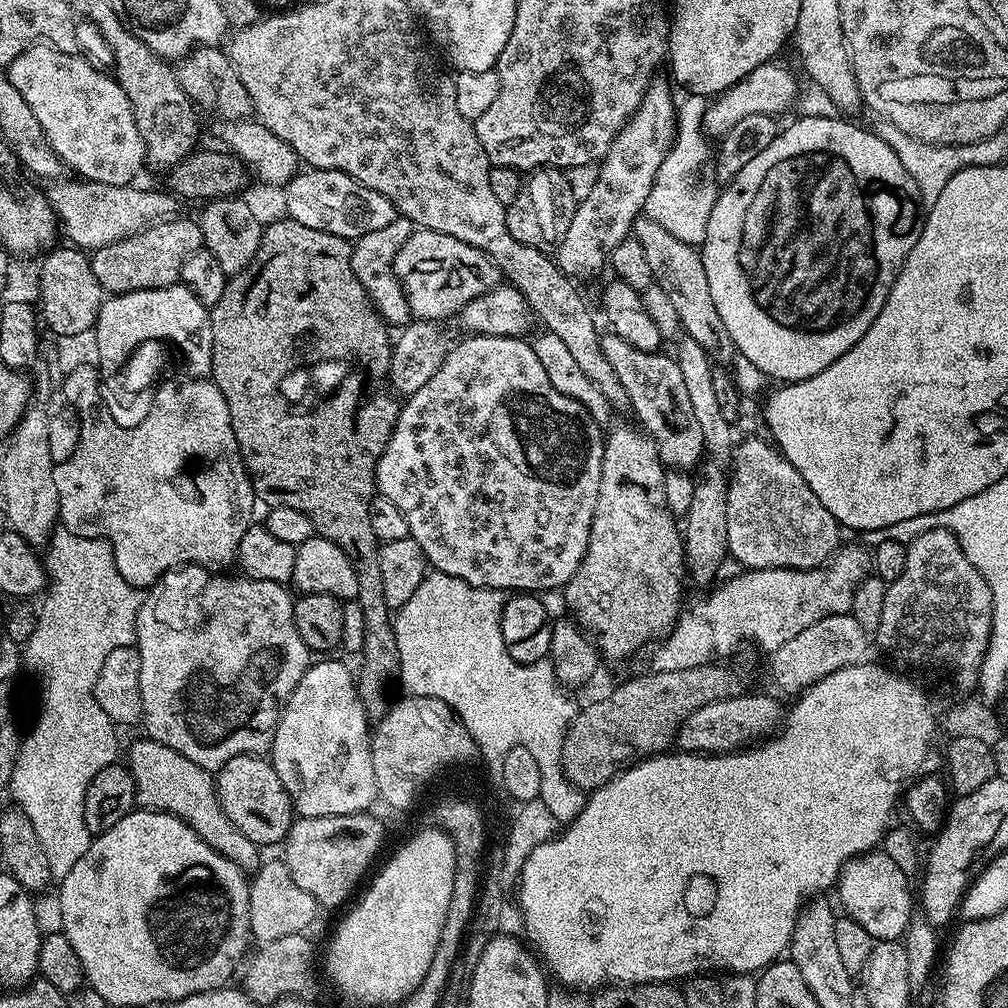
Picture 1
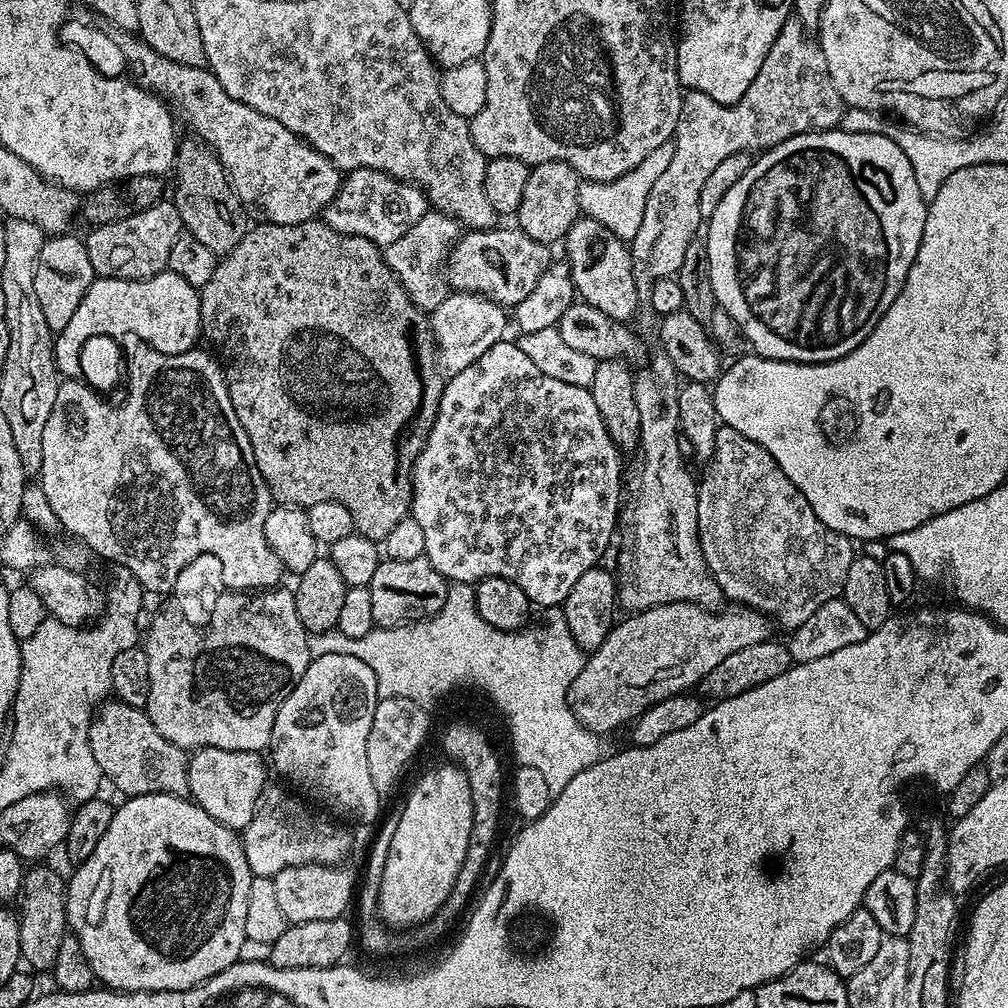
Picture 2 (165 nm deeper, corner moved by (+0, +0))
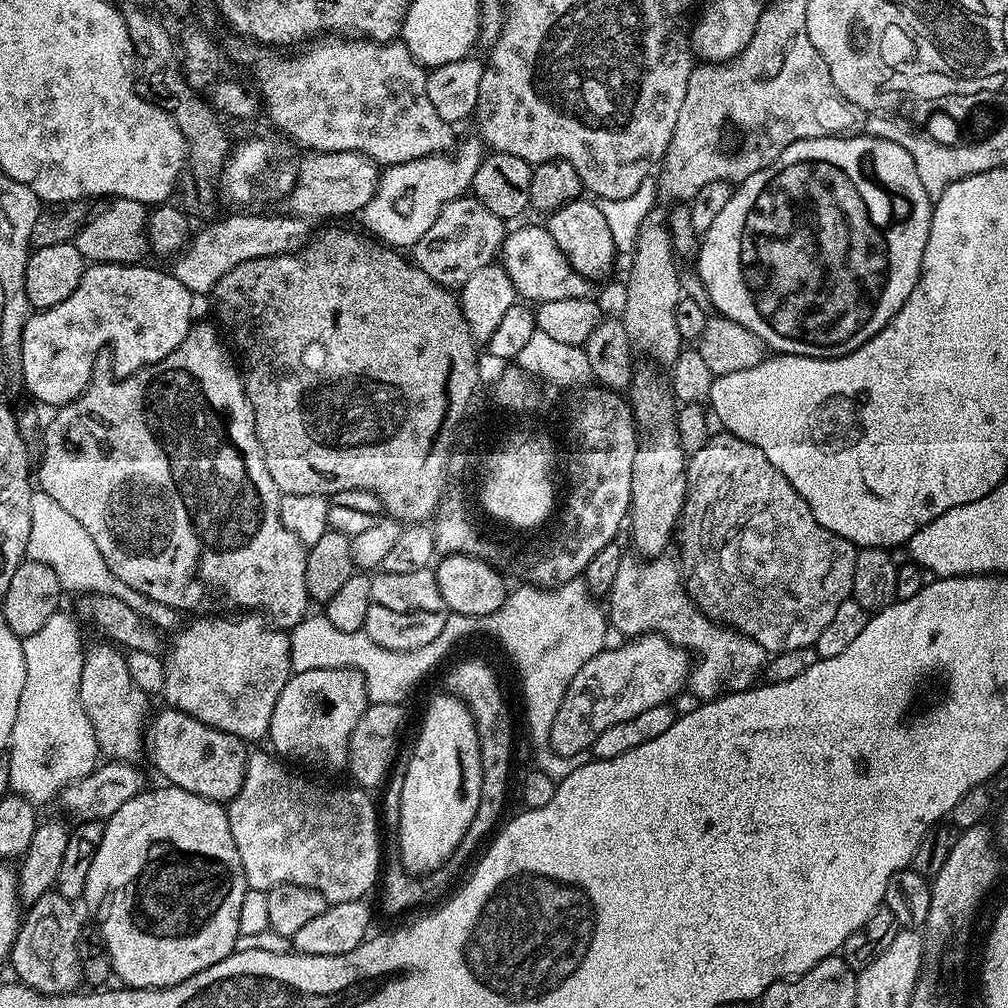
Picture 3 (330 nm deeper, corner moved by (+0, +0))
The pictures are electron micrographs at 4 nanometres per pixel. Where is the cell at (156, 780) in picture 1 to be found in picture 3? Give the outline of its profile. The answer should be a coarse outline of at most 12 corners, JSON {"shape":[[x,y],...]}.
{"shape":[[111,642],[84,649],[80,705],[101,753],[146,752],[150,696]]}

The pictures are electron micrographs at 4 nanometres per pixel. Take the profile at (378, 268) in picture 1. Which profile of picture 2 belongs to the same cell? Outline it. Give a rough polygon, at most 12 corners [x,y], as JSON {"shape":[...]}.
{"shape":[[429,210],[383,245],[414,306],[425,314],[450,295],[446,265],[461,235]]}

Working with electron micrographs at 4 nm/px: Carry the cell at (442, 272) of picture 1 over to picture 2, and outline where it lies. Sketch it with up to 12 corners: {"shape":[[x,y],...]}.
{"shape":[[518,226],[468,230],[449,285],[514,306],[538,286],[549,245]]}

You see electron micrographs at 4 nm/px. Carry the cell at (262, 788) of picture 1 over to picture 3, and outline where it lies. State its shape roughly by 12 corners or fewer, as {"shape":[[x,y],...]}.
{"shape":[[164,706],[146,756],[167,783],[227,802],[250,748]]}

